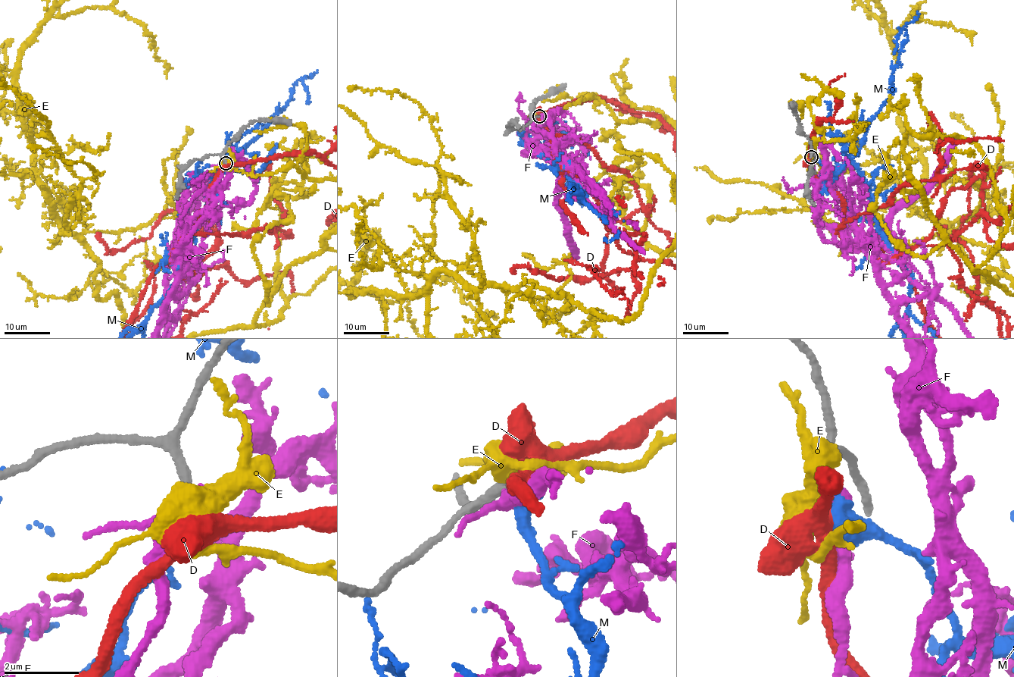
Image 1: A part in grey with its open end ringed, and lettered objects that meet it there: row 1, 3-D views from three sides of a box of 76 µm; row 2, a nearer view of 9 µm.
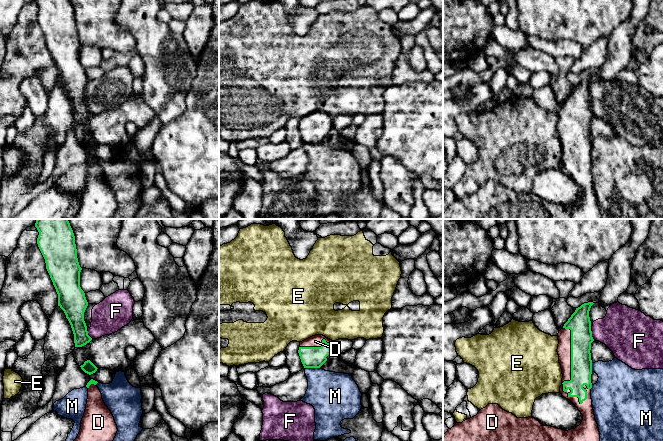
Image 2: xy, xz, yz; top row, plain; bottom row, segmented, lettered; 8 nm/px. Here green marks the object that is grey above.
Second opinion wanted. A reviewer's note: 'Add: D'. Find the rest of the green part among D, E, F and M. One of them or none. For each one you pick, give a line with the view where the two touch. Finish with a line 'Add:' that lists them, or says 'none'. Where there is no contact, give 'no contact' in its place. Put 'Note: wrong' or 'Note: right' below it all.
D: contact in yz
Add: D
Note: right

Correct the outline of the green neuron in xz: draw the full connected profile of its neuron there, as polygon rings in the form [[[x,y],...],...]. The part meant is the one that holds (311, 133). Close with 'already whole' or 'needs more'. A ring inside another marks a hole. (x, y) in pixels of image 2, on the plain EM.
[[[323,111],[300,118],[298,129],[304,144],[320,144],[333,131],[332,119]]]; needs more

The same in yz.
[[[593,78],[576,84],[558,109],[558,131],[562,145],[560,169],[570,176],[583,191],[583,196],[575,205],[568,207],[551,202],[543,202],[533,193],[517,194],[503,186],[498,180],[488,180],[478,190],[462,199],[456,199],[443,211],[443,219],[600,219],[600,208],[595,196],[591,175],[591,107],[589,87]]]; needs more

